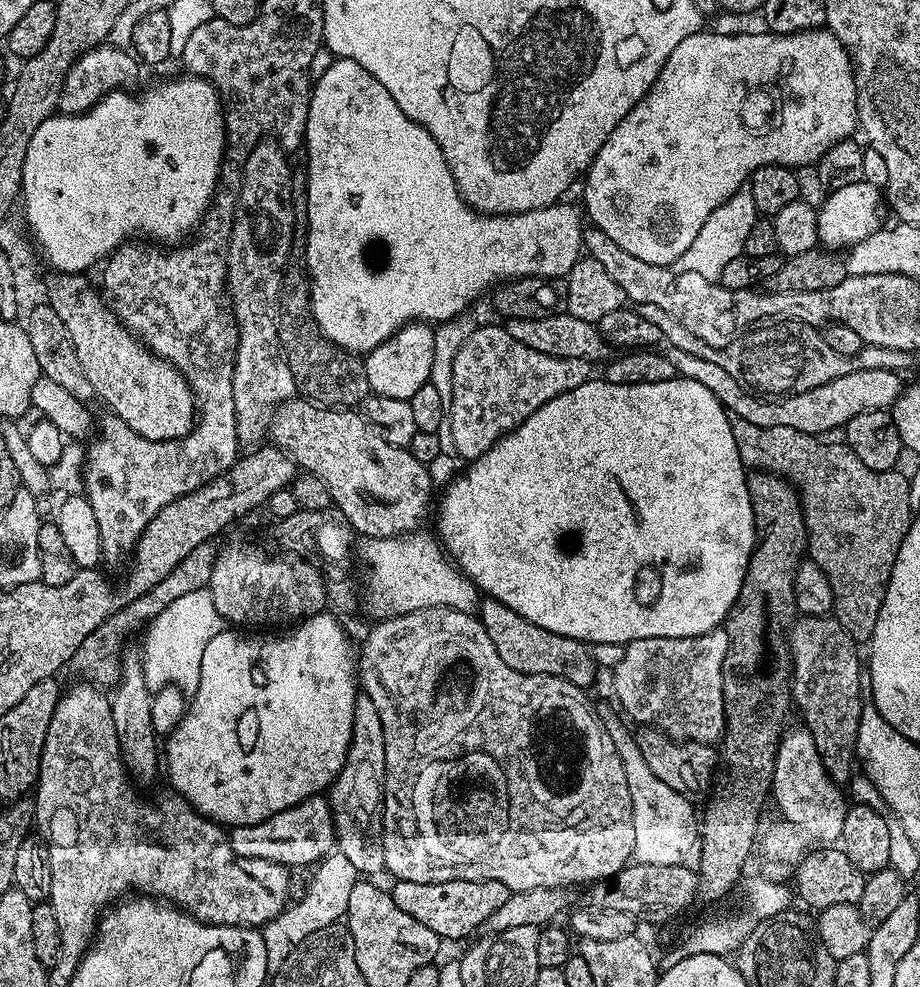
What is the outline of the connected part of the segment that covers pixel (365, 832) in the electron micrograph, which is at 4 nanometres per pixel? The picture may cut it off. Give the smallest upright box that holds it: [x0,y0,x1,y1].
[326,694,386,877]

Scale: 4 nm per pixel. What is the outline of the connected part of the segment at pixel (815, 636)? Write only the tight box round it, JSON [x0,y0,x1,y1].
[788,615,866,786]

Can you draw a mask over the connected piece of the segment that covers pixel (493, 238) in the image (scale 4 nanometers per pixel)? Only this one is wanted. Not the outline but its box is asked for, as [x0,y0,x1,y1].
[302,59,586,353]

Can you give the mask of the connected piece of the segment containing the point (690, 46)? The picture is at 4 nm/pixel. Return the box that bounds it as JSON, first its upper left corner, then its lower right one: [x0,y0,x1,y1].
[583,30,858,265]

